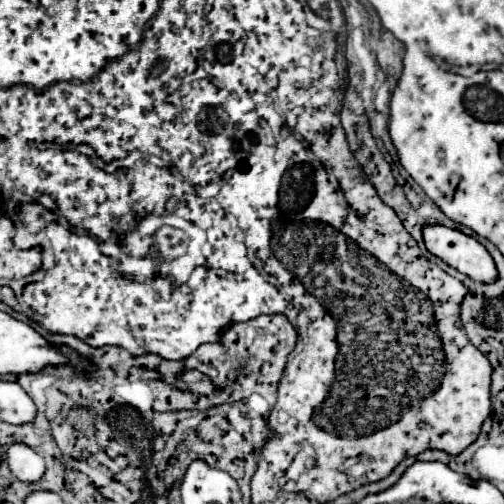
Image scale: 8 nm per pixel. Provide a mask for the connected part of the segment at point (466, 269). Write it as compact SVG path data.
M434 225L424 227L424 243L432 255L440 257L444 263L478 283L494 283L498 279L494 259L490 257L486 247L470 235Z

